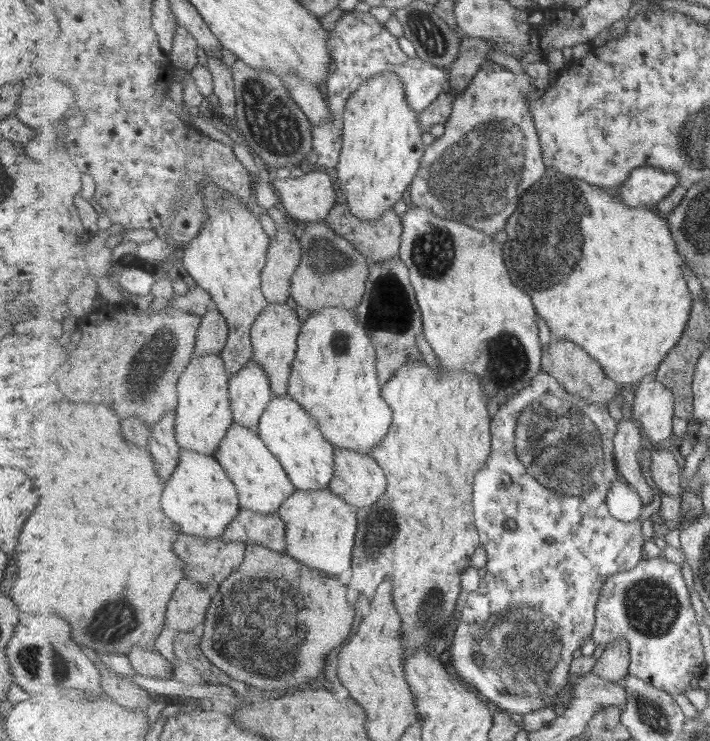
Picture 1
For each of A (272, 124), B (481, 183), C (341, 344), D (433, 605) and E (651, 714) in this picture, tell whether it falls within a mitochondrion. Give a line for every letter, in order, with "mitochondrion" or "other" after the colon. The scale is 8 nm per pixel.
A: mitochondrion
B: mitochondrion
C: mitochondrion
D: mitochondrion
E: mitochondrion

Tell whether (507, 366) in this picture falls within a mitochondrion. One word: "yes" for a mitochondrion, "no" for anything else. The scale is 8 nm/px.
yes

